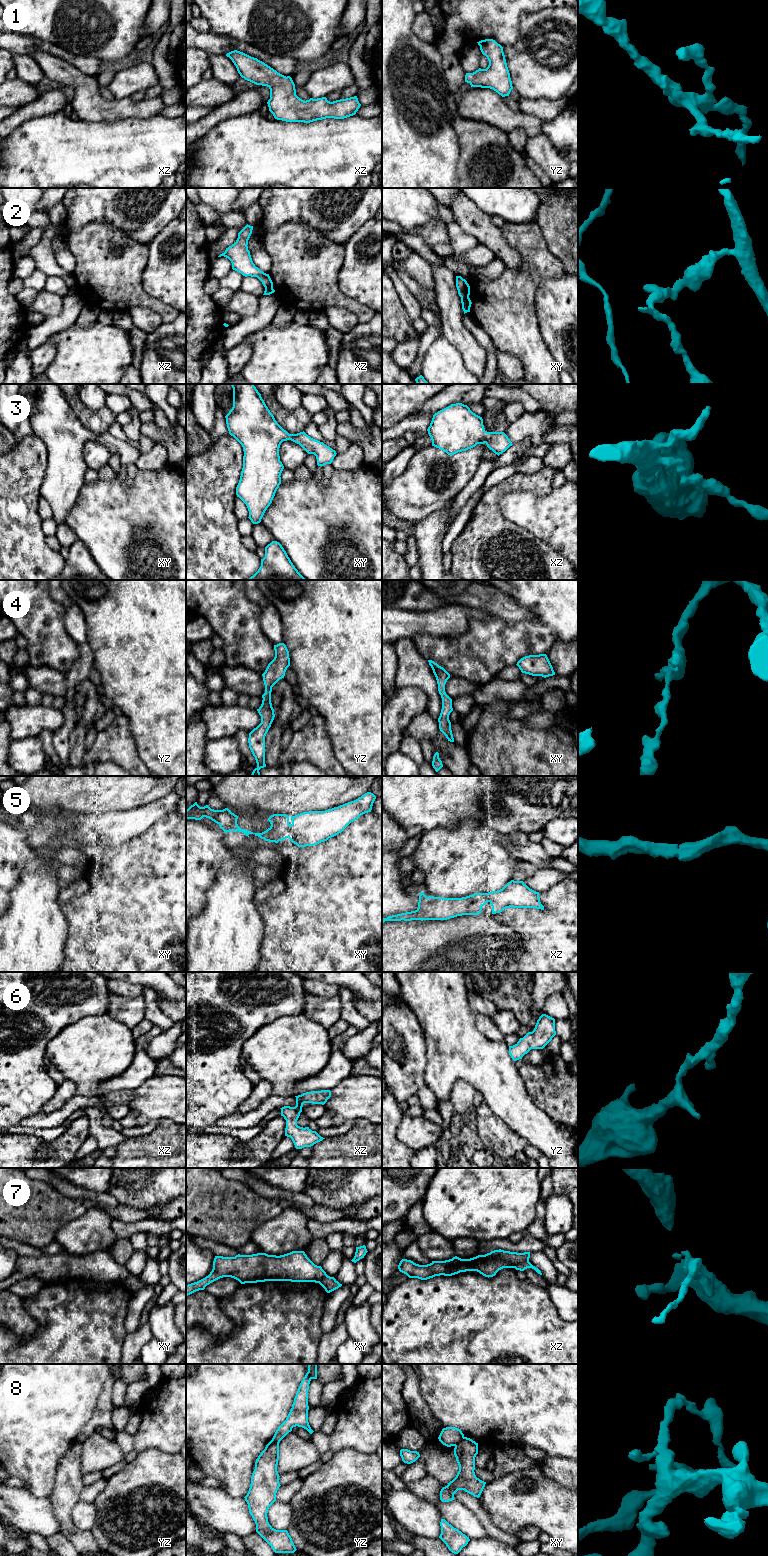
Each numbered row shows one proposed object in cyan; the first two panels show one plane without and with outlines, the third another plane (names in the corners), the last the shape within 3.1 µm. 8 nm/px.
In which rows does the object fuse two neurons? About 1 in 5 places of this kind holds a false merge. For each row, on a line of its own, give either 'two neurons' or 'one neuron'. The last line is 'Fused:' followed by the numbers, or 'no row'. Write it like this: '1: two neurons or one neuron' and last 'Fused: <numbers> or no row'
1: one neuron
2: two neurons
3: one neuron
4: one neuron
5: one neuron
6: one neuron
7: two neurons
8: two neurons
Fused: 2, 7, 8

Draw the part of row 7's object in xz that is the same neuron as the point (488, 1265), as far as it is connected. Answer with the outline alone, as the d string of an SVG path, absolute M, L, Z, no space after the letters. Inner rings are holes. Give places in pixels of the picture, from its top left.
M499 1249L470 1259L455 1256L445 1261L432 1261L427 1265L419 1265L411 1260L402 1259L398 1269L409 1278L421 1280L440 1275L452 1276L466 1271L477 1271L489 1278L495 1276L503 1268L516 1268L522 1261L529 1261L529 1258L530 1252L517 1253Z

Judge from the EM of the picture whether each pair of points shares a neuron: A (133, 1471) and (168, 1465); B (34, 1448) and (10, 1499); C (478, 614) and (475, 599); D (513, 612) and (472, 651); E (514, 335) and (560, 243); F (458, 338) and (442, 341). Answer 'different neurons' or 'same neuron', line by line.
A: same neuron
B: different neurons
C: different neurons
D: different neurons
E: different neurons
F: different neurons

